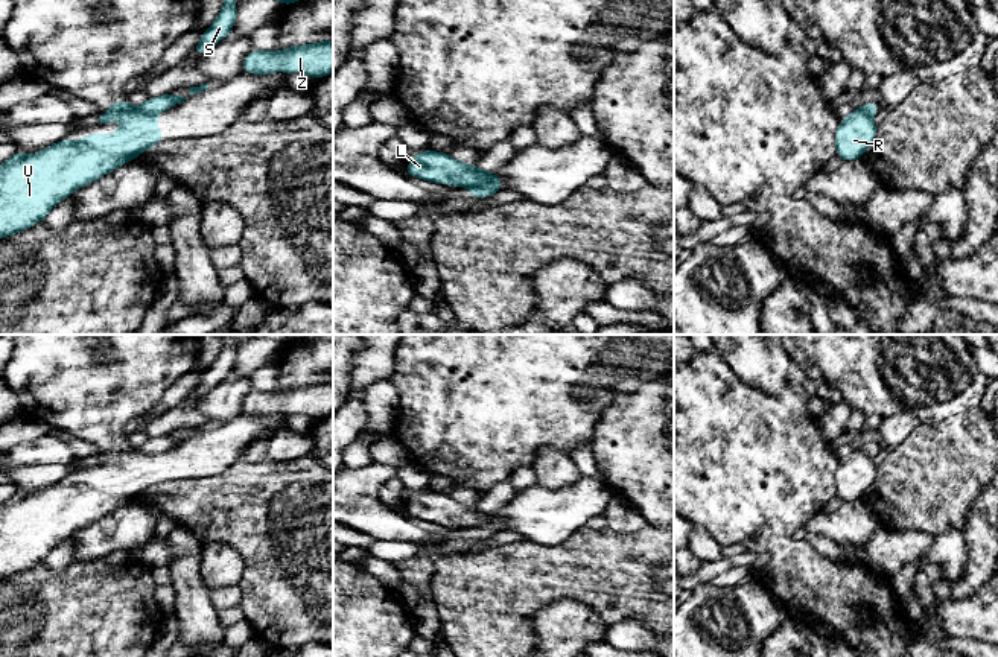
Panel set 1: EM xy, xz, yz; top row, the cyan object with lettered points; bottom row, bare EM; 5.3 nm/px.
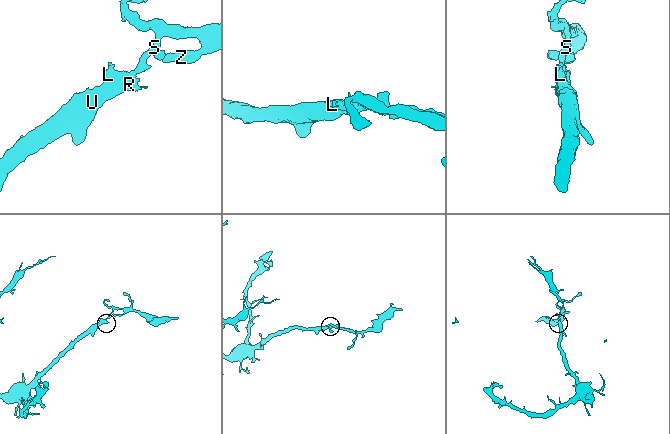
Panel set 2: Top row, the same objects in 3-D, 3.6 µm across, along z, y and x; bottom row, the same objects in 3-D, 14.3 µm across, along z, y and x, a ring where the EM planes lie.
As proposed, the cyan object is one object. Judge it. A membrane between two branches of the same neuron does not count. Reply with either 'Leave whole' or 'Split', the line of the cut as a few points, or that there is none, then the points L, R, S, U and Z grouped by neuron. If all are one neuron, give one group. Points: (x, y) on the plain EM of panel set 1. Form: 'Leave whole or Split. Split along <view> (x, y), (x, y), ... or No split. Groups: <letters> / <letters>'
Split. Split along xz (496, 517), (472, 530). Groups: L R U / S Z

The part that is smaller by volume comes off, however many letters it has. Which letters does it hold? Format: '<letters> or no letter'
S, Z

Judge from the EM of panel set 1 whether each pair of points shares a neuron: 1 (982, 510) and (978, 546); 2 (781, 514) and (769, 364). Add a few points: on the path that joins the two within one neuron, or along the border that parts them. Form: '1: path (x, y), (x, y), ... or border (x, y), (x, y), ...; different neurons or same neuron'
1: path (982, 519), (982, 537); same neuron
2: border (793, 365), (776, 393), (752, 388), (740, 377); different neurons

